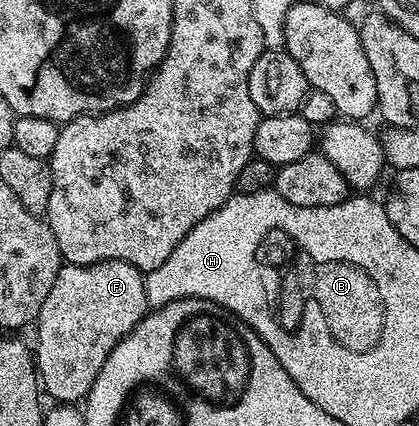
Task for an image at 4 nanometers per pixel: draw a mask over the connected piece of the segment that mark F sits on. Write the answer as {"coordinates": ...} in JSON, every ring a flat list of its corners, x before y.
{"coordinates":[[105,260,92,264,65,263,52,284,51,293,44,300,34,323,38,336,35,343,35,365,43,389,57,403,79,403,90,392,108,354,129,334,150,310,147,302,145,275,131,263]]}

